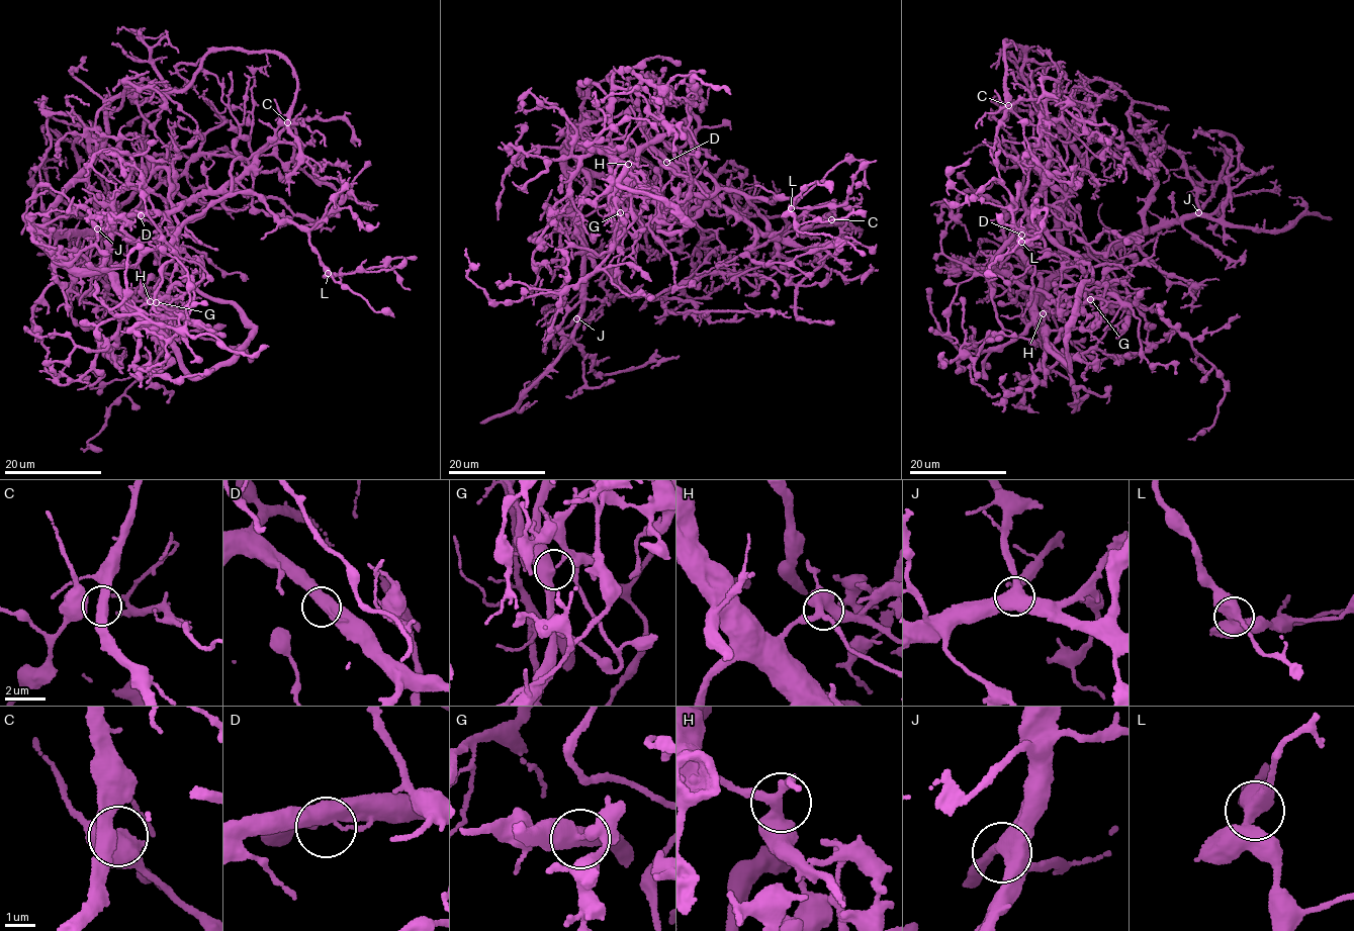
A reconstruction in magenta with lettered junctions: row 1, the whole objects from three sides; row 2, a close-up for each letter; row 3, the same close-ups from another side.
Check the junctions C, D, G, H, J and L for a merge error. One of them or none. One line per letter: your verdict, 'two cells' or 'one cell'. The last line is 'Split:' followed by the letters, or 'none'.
C: one cell
D: one cell
G: two cells
H: one cell
J: one cell
L: one cell
Split: G

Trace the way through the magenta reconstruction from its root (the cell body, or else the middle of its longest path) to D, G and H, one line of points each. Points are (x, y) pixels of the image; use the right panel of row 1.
D: (1059, 224), (1063, 267), (1049, 279), (1040, 293), (1044, 299), (1039, 293), (1040, 277), (1015, 246), (1021, 235)
G: (1059, 224), (1063, 267), (1040, 293), (1044, 299), (1031, 295), (1034, 306), (1046, 312), (1079, 306), (1089, 299)
H: (1059, 224), (1063, 267), (1049, 279), (1040, 293), (1044, 299), (1030, 296), (1042, 322), (1043, 313)

